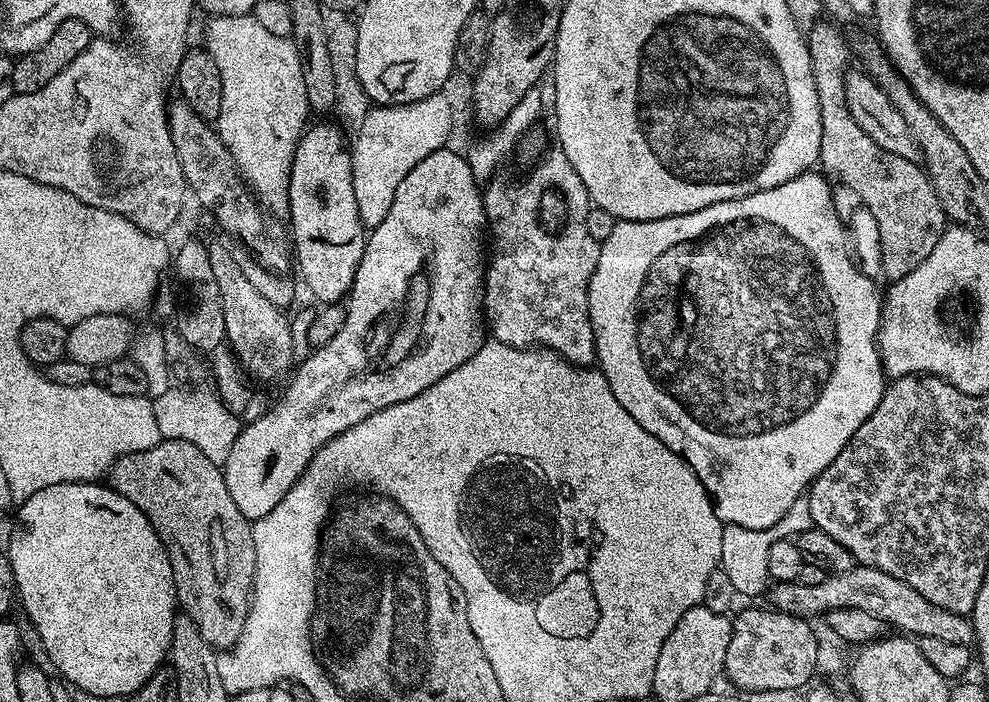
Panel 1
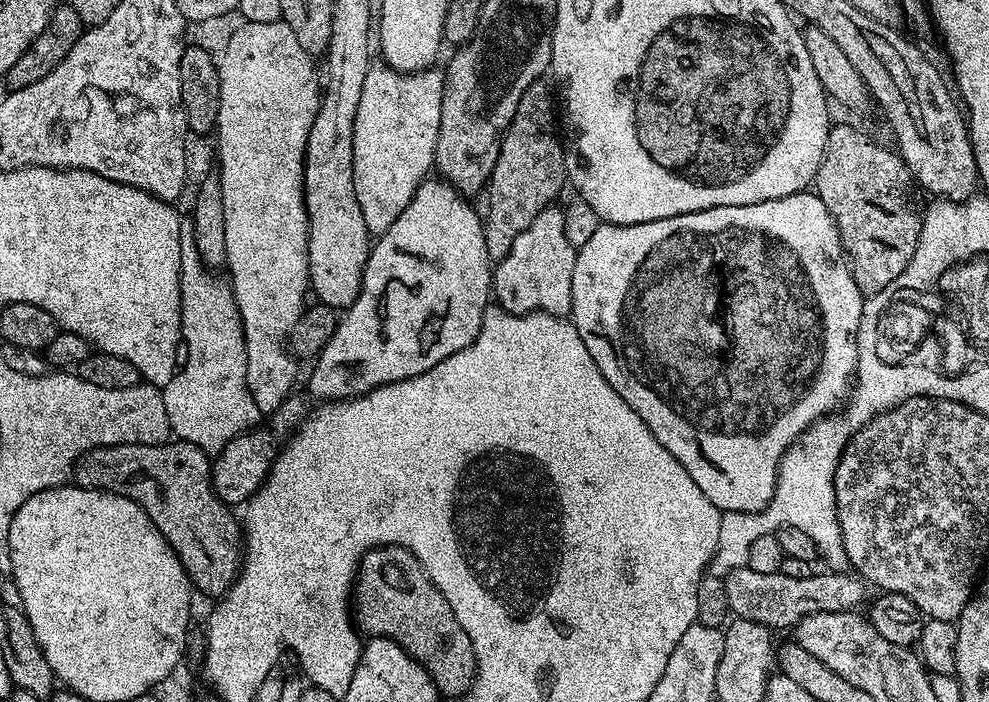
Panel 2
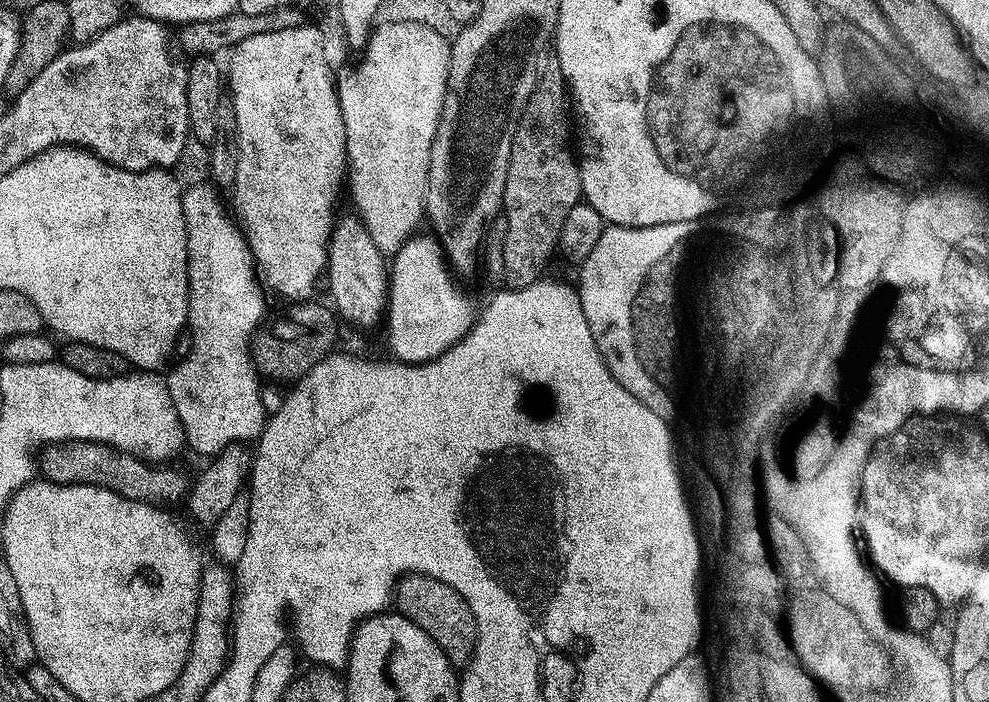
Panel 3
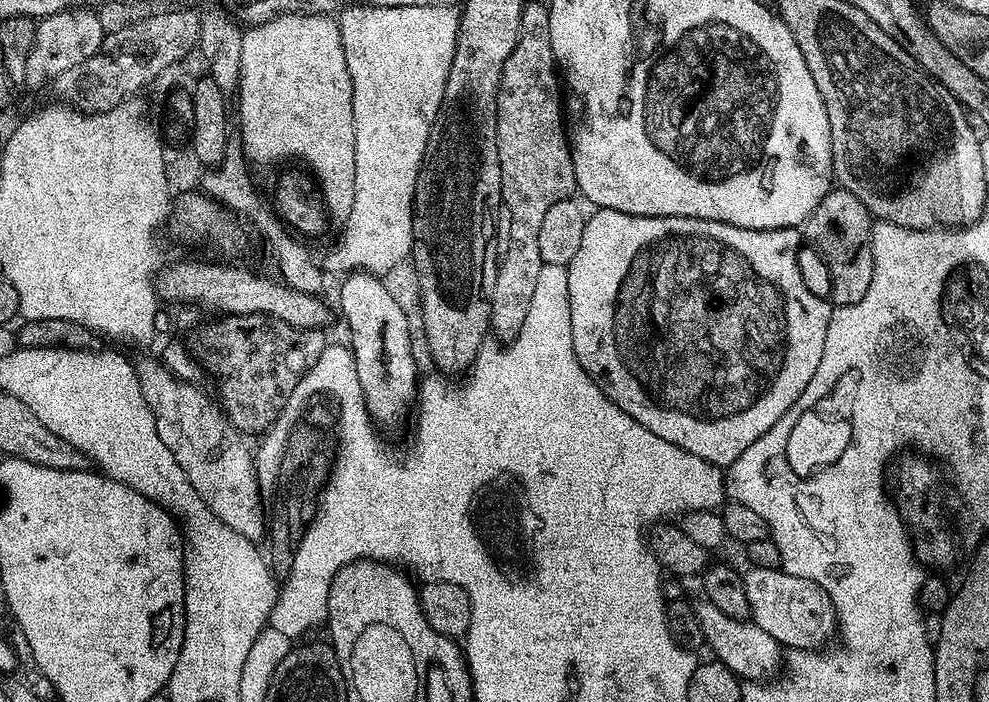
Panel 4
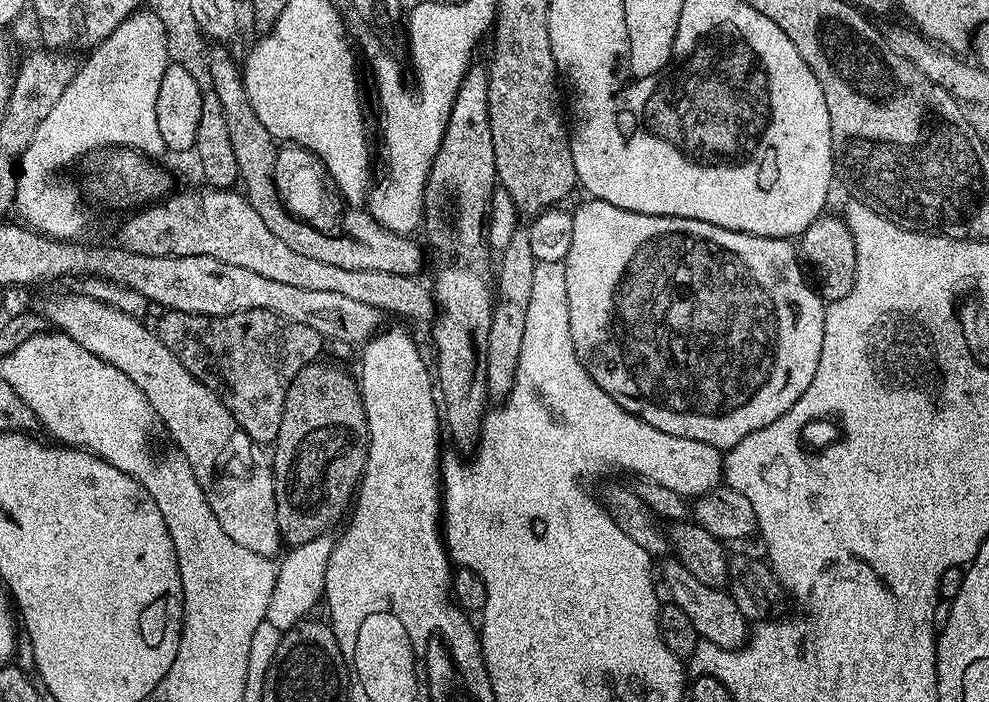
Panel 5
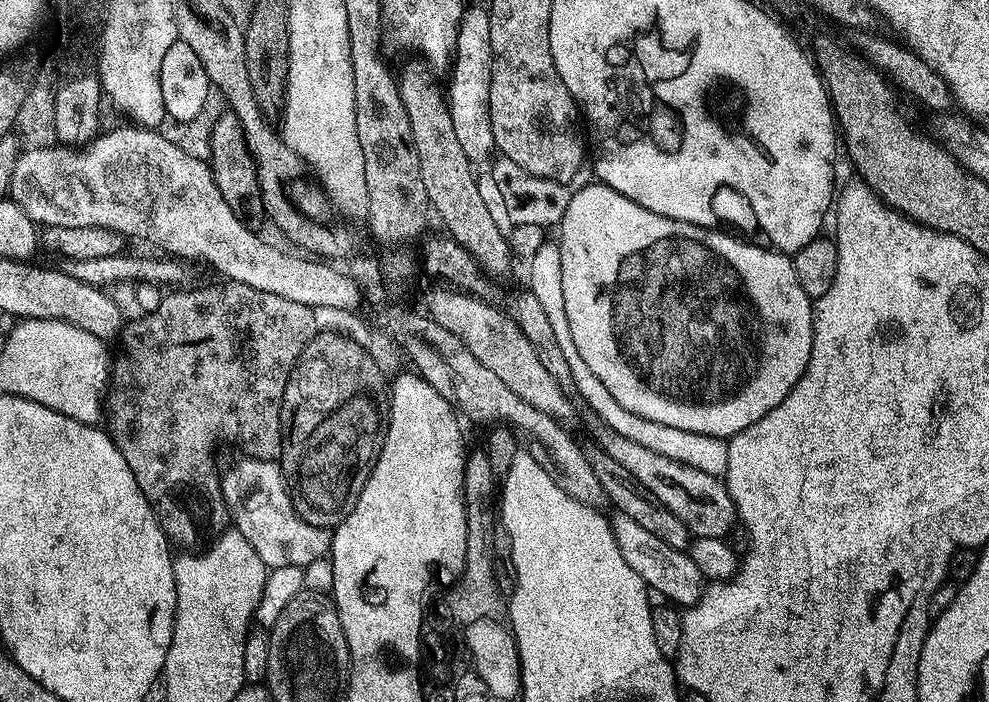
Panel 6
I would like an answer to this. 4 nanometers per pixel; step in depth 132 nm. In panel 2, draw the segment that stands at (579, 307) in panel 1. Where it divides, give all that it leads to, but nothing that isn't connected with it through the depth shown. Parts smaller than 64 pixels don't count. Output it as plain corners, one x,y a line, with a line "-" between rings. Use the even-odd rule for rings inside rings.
553,206
542,210
522,234
513,238
510,250
495,265
492,274
495,303
507,312
549,312
552,316
567,317
572,311
577,251
570,238
566,238
564,208

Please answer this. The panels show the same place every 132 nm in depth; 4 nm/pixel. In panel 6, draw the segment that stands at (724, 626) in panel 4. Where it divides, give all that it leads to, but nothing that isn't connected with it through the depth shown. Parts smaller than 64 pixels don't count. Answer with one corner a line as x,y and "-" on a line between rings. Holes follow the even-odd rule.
619,514
613,517
610,532
618,542
618,550
622,550
622,558
626,558
630,570
638,573
653,593
661,592
665,601
676,606
691,606
705,594
706,581
702,570
698,570
685,549
666,546
666,542
660,541
654,534
649,534
643,526
638,526
634,518

